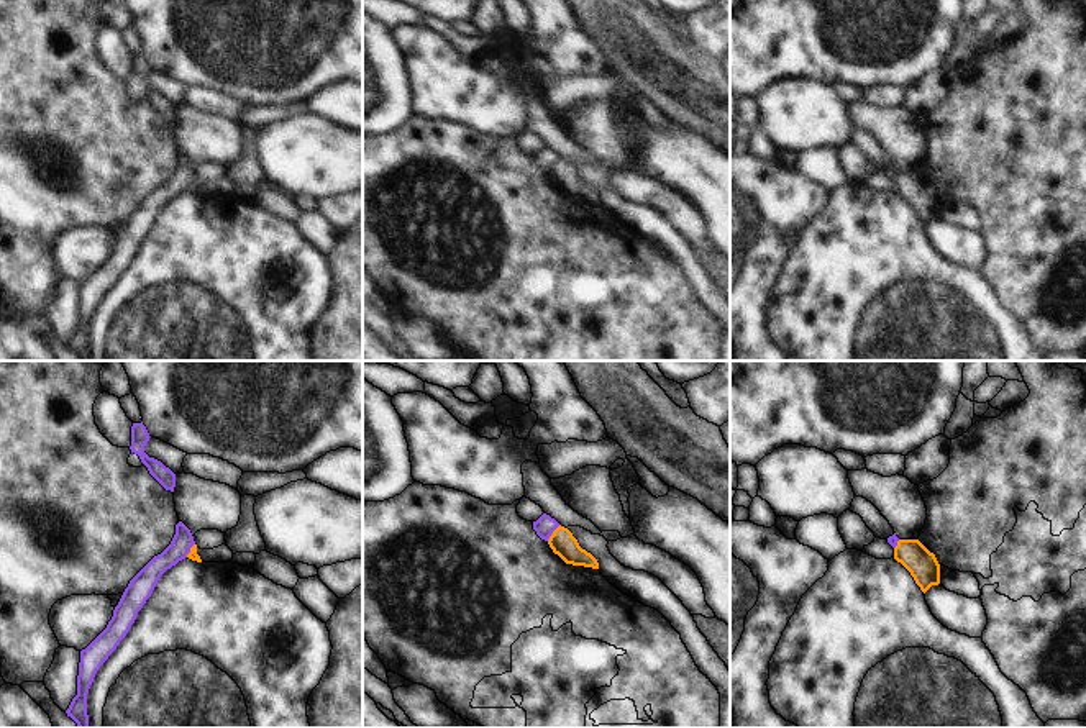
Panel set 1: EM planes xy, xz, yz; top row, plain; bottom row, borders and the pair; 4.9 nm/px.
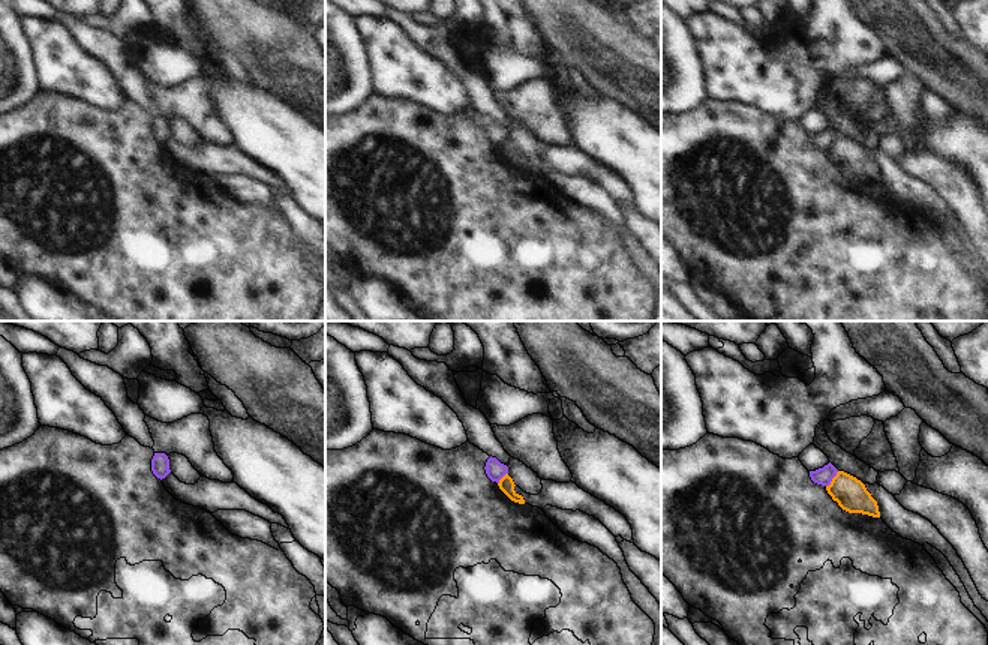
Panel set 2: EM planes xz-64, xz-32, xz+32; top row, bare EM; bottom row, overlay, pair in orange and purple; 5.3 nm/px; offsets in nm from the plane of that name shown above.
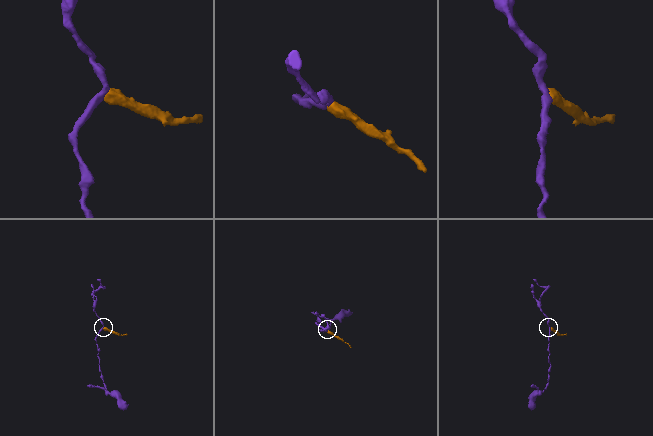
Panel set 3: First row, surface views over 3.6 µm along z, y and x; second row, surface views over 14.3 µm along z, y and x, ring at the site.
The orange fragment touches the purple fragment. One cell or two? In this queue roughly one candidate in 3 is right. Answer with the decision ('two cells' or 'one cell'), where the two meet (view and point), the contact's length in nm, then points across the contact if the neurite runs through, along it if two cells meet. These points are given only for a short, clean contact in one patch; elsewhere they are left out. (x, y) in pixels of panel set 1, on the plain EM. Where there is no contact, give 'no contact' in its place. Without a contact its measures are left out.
two cells; meets orange in xz at (553, 166); contact 100 nm long; border along xz (560, 158), (547, 172)

